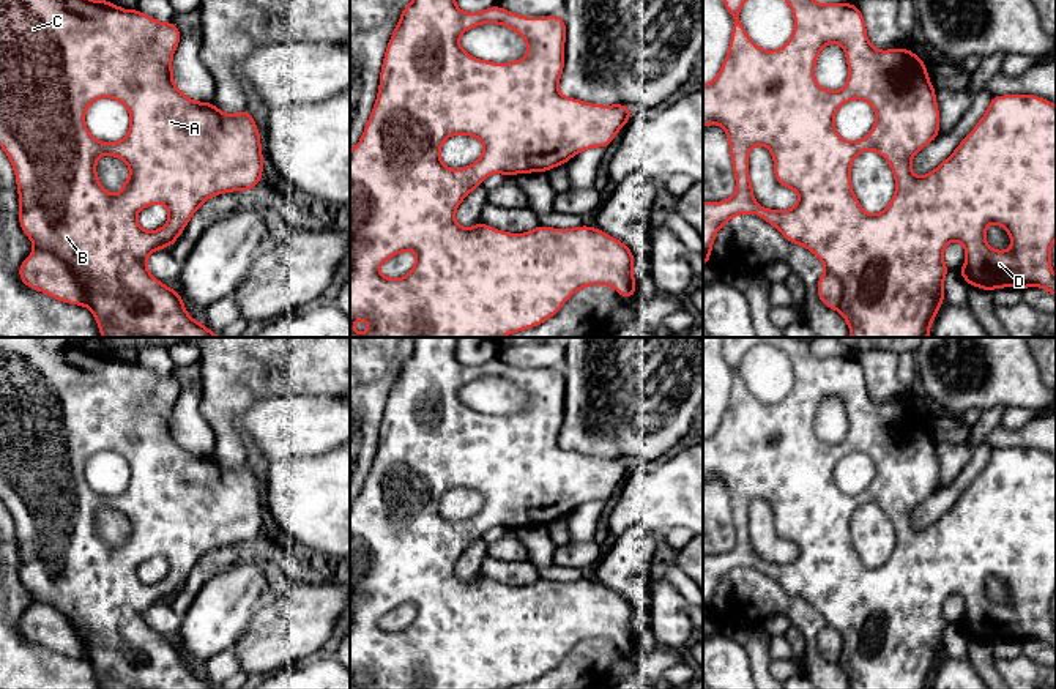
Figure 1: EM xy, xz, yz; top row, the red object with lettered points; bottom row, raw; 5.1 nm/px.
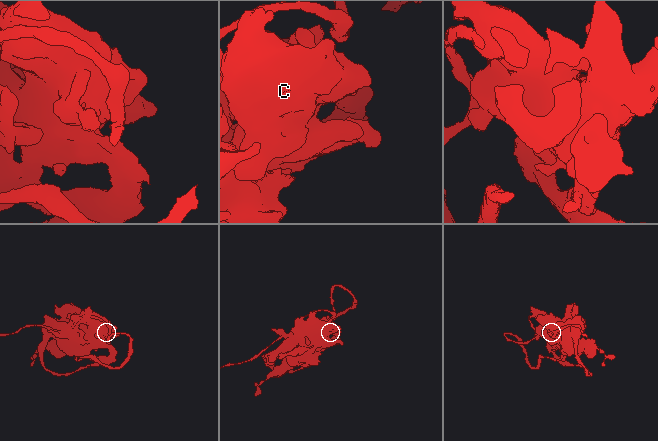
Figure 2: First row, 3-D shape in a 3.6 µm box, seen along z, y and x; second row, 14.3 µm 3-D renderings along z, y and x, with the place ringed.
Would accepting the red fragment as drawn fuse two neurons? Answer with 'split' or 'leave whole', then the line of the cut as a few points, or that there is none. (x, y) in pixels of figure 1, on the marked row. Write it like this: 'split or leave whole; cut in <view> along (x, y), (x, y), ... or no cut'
leave whole; no cut

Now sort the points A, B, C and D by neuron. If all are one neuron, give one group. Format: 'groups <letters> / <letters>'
groups A B C D

